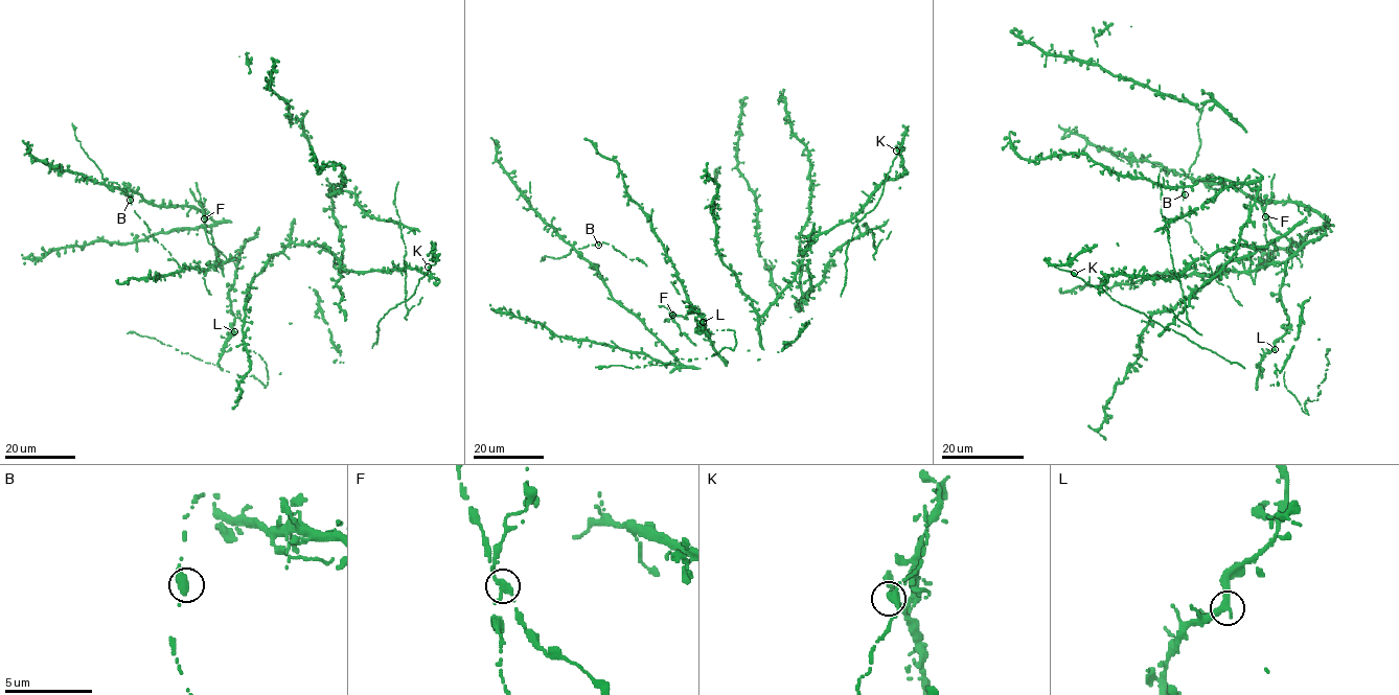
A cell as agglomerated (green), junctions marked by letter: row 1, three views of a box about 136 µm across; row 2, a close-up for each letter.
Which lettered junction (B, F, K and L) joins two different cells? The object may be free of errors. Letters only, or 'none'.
F

